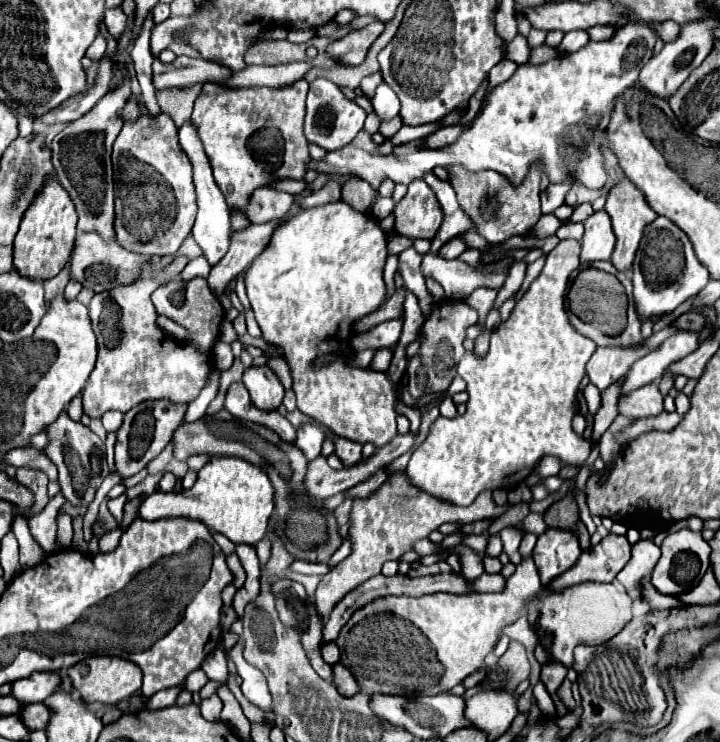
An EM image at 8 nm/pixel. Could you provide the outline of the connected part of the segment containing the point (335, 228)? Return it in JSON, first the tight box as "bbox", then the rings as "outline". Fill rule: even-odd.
{"bbox":[245,202,397,448],"outline":[[[331,202],[331,204],[323,204],[323,206],[317,206],[317,208],[309,208],[309,210],[301,210],[297,212],[295,216],[291,216],[289,220],[285,220],[285,224],[281,224],[275,234],[273,234],[273,240],[269,242],[269,246],[253,260],[253,264],[249,266],[247,270],[247,278],[245,278],[245,284],[247,284],[247,296],[249,296],[249,302],[251,302],[251,308],[255,312],[255,318],[257,318],[257,324],[261,328],[261,338],[265,342],[269,342],[271,346],[279,348],[279,352],[283,354],[285,362],[289,364],[291,368],[291,376],[293,376],[293,390],[295,390],[295,396],[297,396],[297,408],[317,420],[319,424],[323,424],[325,428],[329,428],[335,436],[339,438],[347,438],[351,442],[359,442],[359,444],[375,444],[377,448],[385,446],[385,442],[389,442],[389,438],[395,438],[397,436],[397,424],[395,424],[395,418],[397,418],[397,412],[395,412],[395,402],[397,402],[397,394],[395,394],[395,386],[393,382],[389,380],[389,376],[385,372],[377,372],[377,370],[363,370],[363,368],[357,368],[357,366],[351,366],[347,364],[347,358],[349,358],[349,352],[351,352],[351,338],[355,332],[351,332],[351,326],[357,322],[357,318],[361,320],[365,314],[371,314],[375,310],[381,308],[381,304],[387,300],[387,286],[385,286],[385,280],[383,280],[383,268],[385,268],[385,260],[387,260],[387,234],[379,228],[379,222],[371,216],[371,214],[363,214],[363,212],[357,212],[353,210],[351,206],[347,206],[345,202]],[[325,354],[337,354],[335,360],[327,362],[327,364],[321,364],[317,366],[315,360],[325,356]]]}

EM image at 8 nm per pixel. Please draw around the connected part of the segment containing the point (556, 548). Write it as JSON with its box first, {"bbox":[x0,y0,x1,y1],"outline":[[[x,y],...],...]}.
{"bbox":[533,528,581,588],"outline":[[[549,528],[545,534],[541,534],[533,550],[533,560],[539,568],[543,588],[569,570],[577,562],[579,554],[581,548],[573,532]]]}

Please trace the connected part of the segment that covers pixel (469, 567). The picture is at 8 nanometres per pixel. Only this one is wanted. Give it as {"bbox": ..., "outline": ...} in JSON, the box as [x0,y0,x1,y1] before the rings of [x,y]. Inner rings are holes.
{"bbox":[453,546,483,586],"outline":[[[457,546],[453,548],[453,552],[461,554],[461,564],[463,564],[463,578],[465,582],[471,586],[481,574],[483,574],[483,564],[481,564],[481,556],[475,554],[471,548],[467,546]]]}

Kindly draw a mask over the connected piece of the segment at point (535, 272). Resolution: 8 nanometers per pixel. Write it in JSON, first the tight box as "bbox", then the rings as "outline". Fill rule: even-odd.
{"bbox":[515,256,545,301],"outline":[[[541,256],[535,262],[527,266],[524,281],[515,297],[516,301],[518,301],[523,296],[523,294],[528,290],[528,288],[530,287],[530,284],[540,274],[544,264],[545,264],[545,256]]]}

